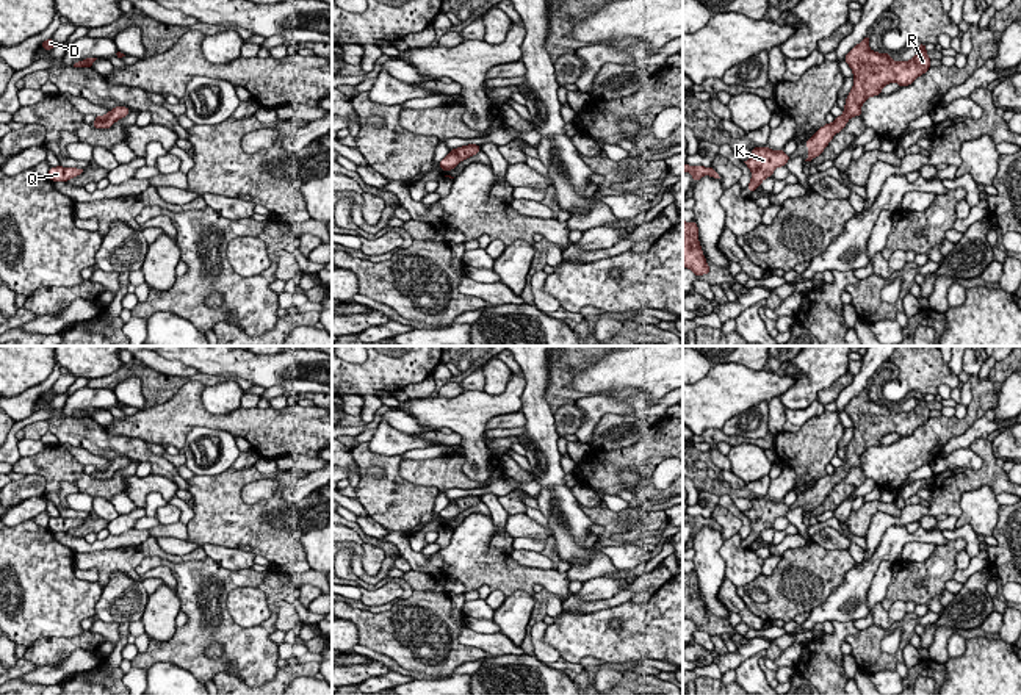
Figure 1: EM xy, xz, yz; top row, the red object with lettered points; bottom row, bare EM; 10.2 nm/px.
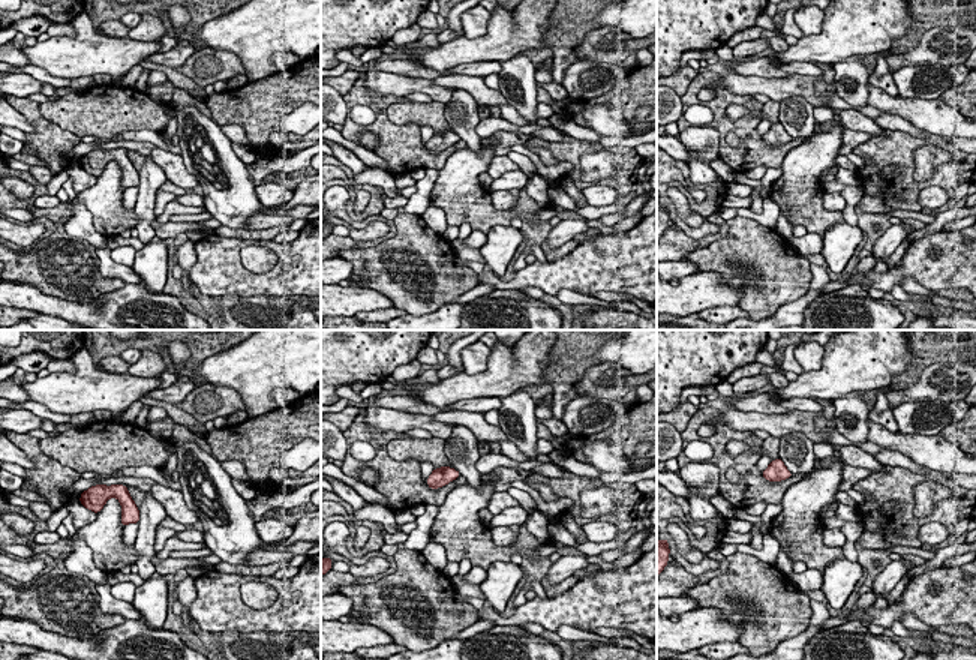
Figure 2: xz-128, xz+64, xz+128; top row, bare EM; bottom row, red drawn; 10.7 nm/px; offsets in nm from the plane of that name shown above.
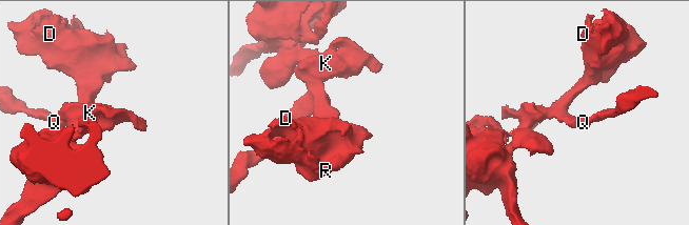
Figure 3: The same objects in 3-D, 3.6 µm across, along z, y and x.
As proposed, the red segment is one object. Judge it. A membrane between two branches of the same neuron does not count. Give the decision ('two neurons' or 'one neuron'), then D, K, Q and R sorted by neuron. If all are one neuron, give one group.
one neuron; groups D K Q R

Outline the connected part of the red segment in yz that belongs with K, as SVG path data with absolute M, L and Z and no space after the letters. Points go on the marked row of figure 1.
M769 147L752 149L752 158L744 161L752 171L747 189L753 193L764 178L772 177L777 167L786 166L788 160L791 158L783 150L770 150Z

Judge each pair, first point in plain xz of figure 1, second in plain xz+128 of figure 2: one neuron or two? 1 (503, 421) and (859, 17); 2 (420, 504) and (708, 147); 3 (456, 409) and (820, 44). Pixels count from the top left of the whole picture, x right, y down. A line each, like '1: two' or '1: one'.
1: two
2: two
3: one

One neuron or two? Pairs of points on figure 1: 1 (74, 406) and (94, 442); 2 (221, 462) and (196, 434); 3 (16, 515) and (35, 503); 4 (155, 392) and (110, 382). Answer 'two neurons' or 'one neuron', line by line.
1: two neurons
2: one neuron
3: one neuron
4: one neuron

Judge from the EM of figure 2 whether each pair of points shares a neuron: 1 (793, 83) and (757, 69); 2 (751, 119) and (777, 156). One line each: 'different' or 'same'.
1: different
2: same

